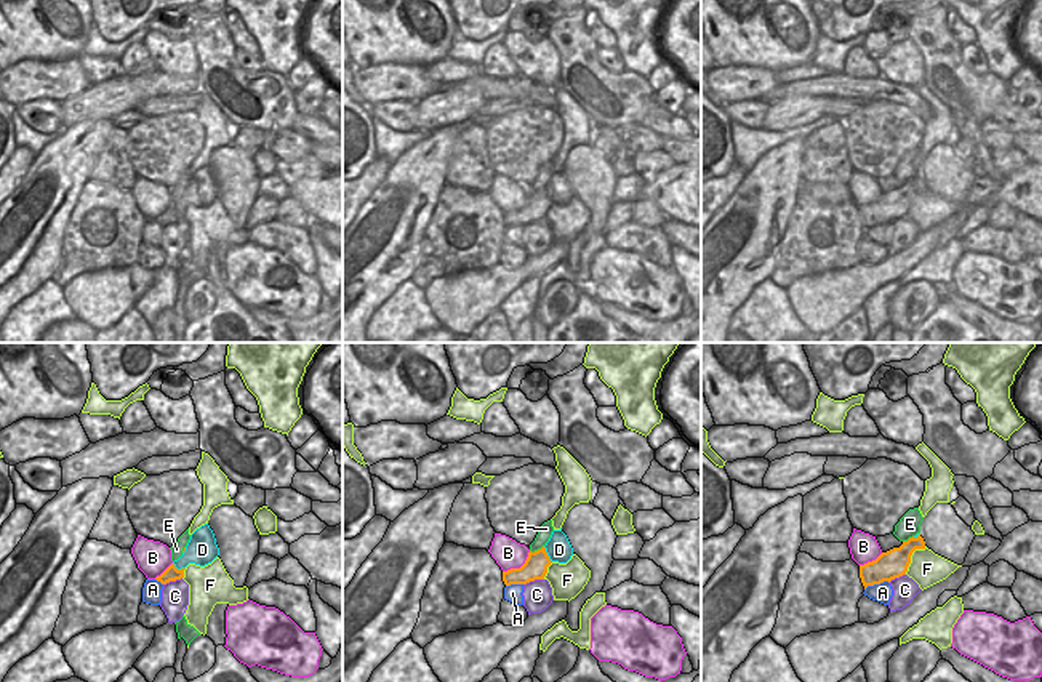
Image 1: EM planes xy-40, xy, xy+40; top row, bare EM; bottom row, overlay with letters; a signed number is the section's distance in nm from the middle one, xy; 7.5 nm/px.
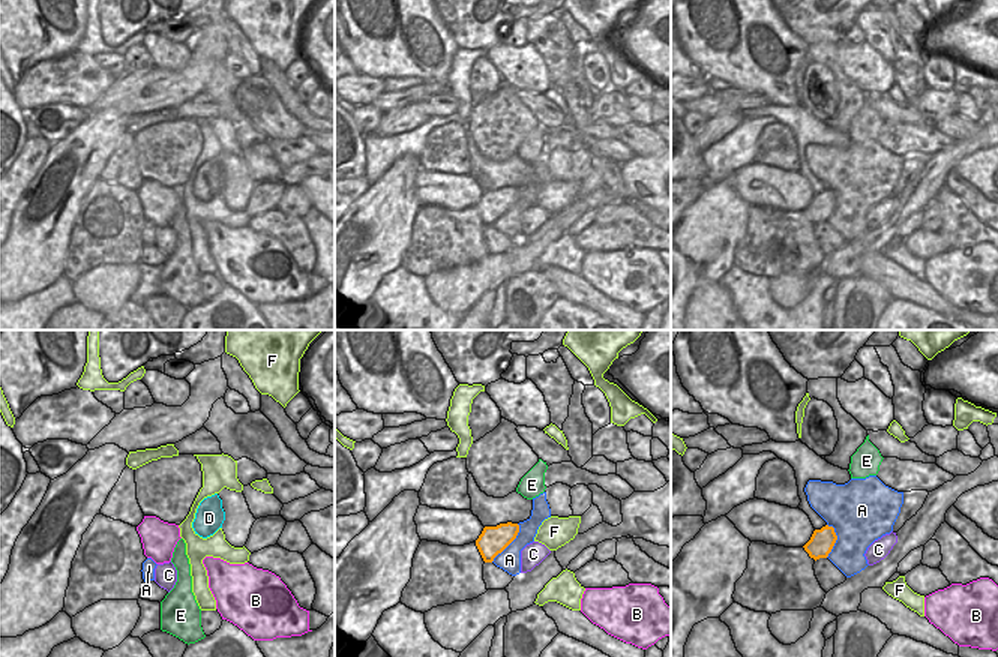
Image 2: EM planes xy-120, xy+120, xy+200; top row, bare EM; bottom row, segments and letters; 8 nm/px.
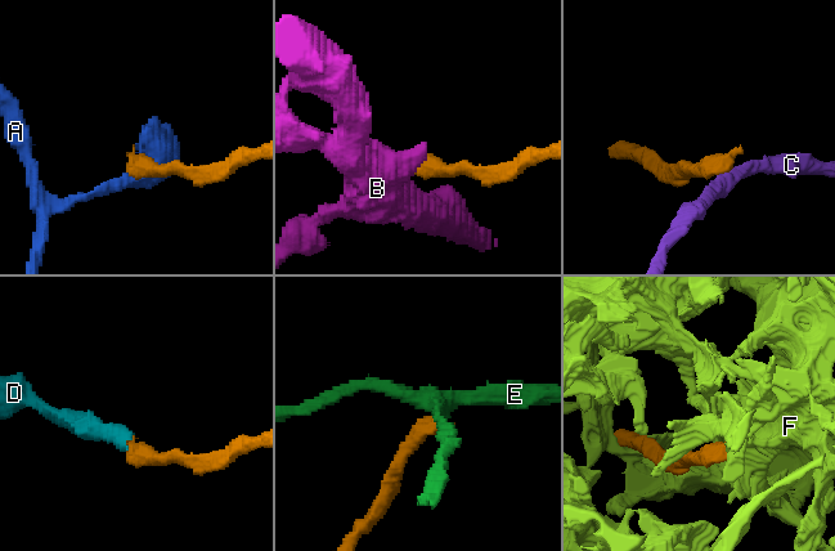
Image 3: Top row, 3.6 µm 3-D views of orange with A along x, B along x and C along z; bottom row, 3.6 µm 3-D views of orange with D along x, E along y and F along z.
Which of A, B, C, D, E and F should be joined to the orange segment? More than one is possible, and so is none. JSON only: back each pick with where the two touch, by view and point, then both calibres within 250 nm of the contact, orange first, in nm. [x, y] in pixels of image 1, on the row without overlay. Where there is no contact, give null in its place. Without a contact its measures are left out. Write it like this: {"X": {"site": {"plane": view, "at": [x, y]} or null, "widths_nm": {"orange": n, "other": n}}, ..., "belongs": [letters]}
{"D": {"site": {"plane": "xy", "at": [546, 196]}, "widths_nm": {"orange": 180, "other": 190}}, "belongs": ["D"]}

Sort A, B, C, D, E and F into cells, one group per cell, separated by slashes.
A / B / C / D / E / F

